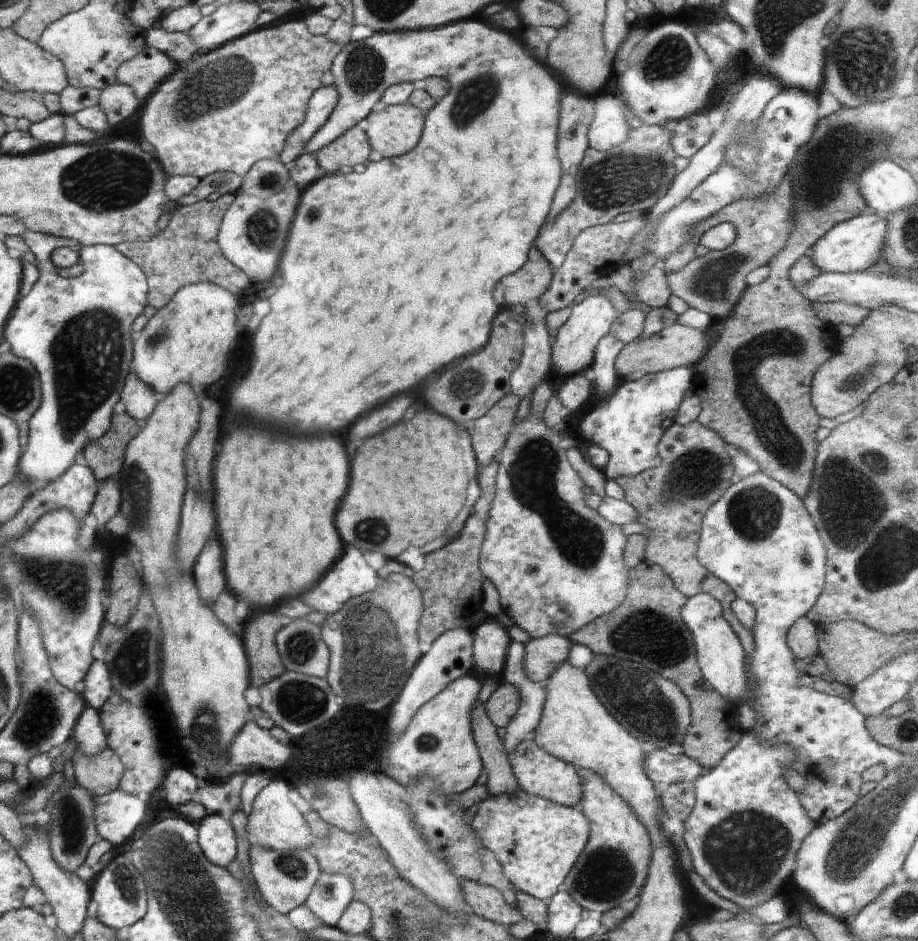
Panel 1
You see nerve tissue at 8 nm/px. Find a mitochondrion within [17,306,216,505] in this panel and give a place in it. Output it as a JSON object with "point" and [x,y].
{"point":[161,335]}

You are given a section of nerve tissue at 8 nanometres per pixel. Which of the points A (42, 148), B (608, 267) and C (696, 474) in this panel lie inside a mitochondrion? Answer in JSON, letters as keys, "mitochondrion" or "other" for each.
{"A":"other","B":"other","C":"mitochondrion"}

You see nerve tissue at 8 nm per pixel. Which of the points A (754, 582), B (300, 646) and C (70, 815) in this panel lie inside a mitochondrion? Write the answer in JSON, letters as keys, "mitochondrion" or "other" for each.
{"A":"other","B":"mitochondrion","C":"mitochondrion"}

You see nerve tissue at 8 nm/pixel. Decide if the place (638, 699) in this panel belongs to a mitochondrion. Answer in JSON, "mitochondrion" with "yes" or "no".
{"mitochondrion":"yes"}

